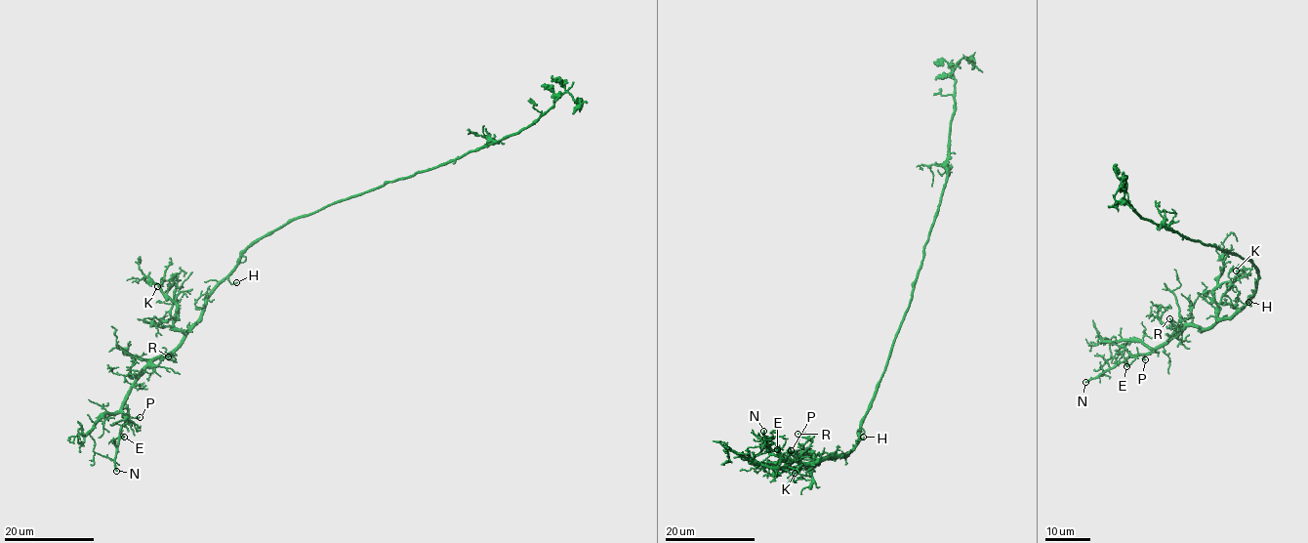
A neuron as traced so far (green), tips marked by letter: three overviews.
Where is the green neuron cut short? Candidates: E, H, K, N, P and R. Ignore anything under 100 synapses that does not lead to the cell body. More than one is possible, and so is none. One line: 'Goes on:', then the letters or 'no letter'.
Goes on: N

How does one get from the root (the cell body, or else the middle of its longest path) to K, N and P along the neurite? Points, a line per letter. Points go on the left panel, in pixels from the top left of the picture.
K: (303, 217), (247, 248), (205, 303), (198, 321), (186, 330), (174, 326), (171, 317), (173, 279), (157, 286)
N: (303, 217), (247, 248), (178, 346), (149, 359), (126, 394), (122, 408), (128, 417), (117, 446), (116, 471)
P: (303, 217), (247, 248), (178, 346), (149, 359), (126, 394), (122, 408), (128, 416), (140, 417)

